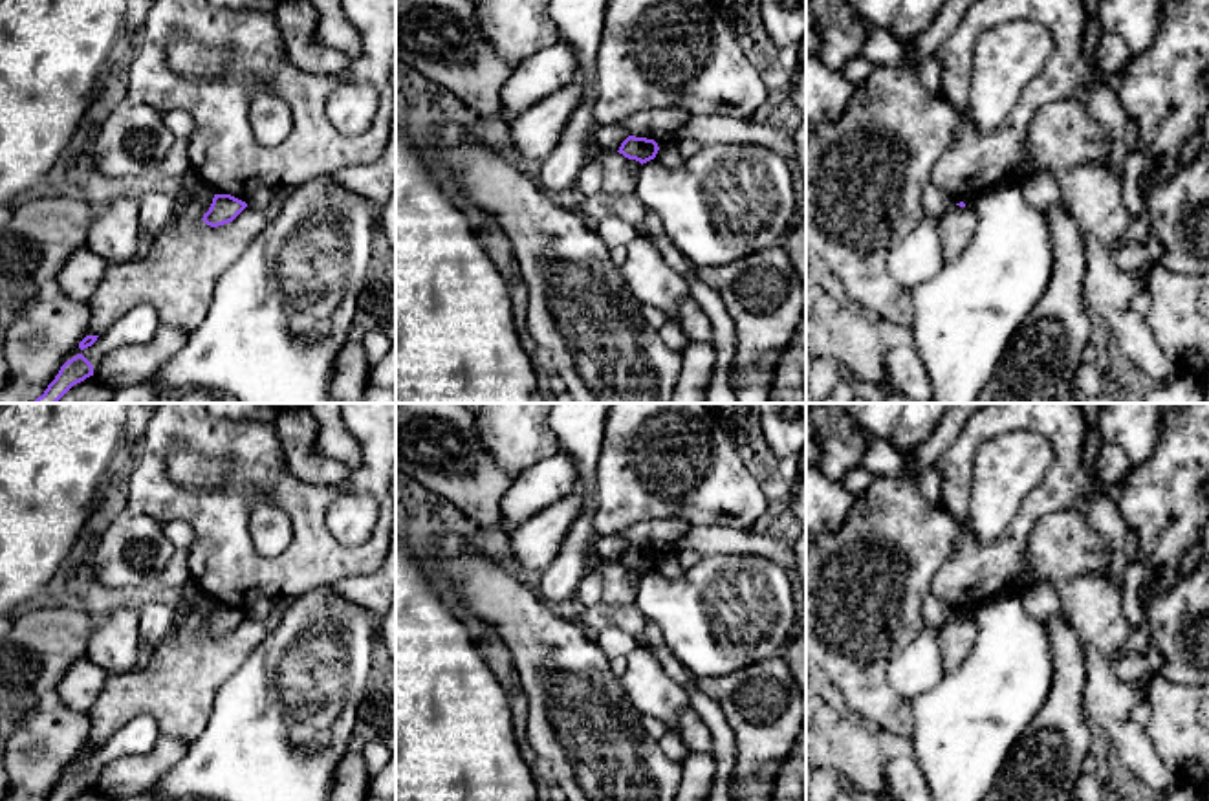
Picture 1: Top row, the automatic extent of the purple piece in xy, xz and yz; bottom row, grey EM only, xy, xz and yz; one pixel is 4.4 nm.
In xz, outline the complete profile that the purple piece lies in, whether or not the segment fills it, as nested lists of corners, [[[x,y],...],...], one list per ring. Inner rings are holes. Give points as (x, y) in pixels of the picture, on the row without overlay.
[[[628,546],[621,554],[617,563],[623,565],[625,568],[636,570],[643,576],[643,574],[654,570],[658,561],[659,561],[659,557],[654,550]]]

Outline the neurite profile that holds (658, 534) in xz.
[[[650,519],[619,533],[630,546],[665,552],[676,544],[692,524],[683,519]]]

